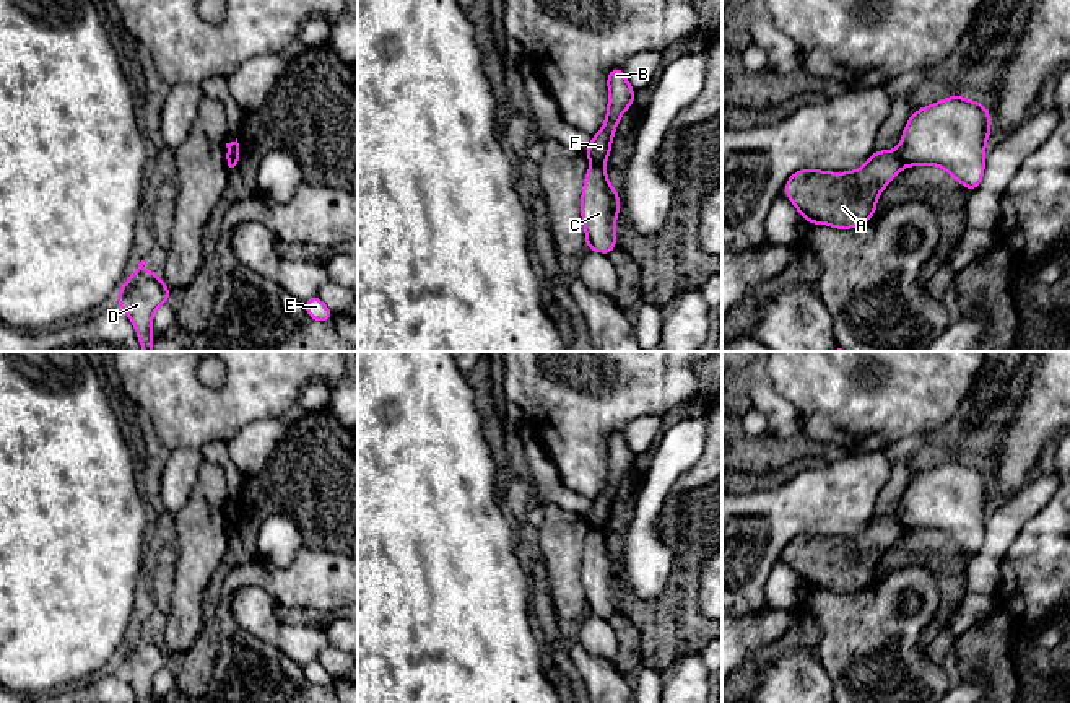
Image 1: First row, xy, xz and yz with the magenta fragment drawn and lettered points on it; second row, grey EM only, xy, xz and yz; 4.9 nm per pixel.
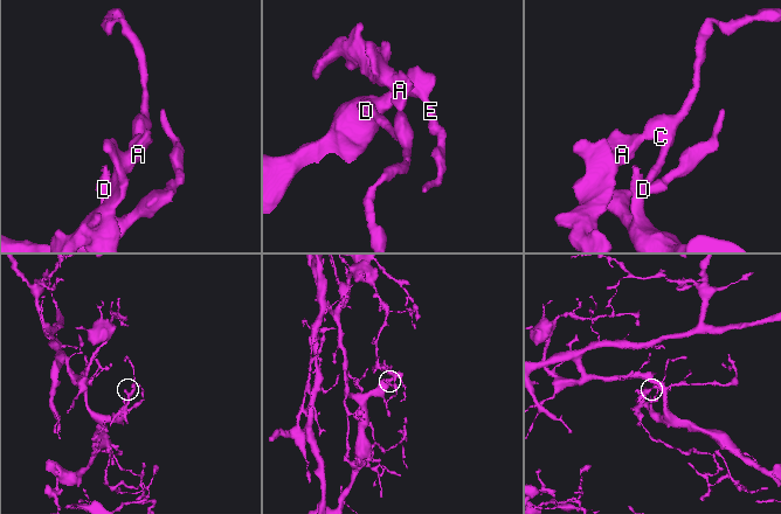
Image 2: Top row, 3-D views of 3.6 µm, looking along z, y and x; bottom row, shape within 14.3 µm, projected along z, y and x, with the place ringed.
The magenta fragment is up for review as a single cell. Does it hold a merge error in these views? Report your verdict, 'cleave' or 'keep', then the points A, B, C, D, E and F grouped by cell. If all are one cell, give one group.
cleave | A B F / C D E

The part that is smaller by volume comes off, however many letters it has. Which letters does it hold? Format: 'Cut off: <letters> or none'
Cut off: A, B, F

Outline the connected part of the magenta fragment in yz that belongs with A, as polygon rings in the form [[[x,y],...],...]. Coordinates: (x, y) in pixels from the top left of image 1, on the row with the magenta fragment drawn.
[[[898,150],[872,151],[867,164],[855,171],[798,169],[784,187],[789,200],[808,225],[823,223],[837,229],[852,229],[875,216],[878,195],[903,168]]]

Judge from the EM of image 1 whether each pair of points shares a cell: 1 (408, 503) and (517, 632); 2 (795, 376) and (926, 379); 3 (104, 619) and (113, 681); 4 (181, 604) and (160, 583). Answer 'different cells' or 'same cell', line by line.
1: same cell
2: same cell
3: different cells
4: different cells

